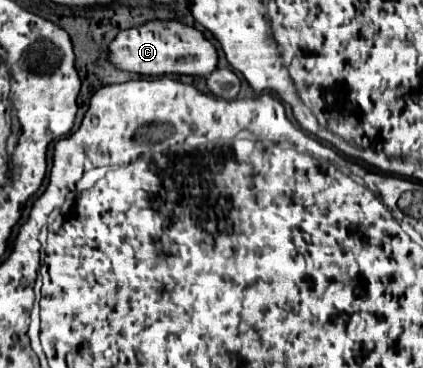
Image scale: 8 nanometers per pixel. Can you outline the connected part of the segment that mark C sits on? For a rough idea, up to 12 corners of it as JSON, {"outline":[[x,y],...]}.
{"outline":[[151,20],[117,34],[111,62],[145,76],[209,76],[201,30]]}

